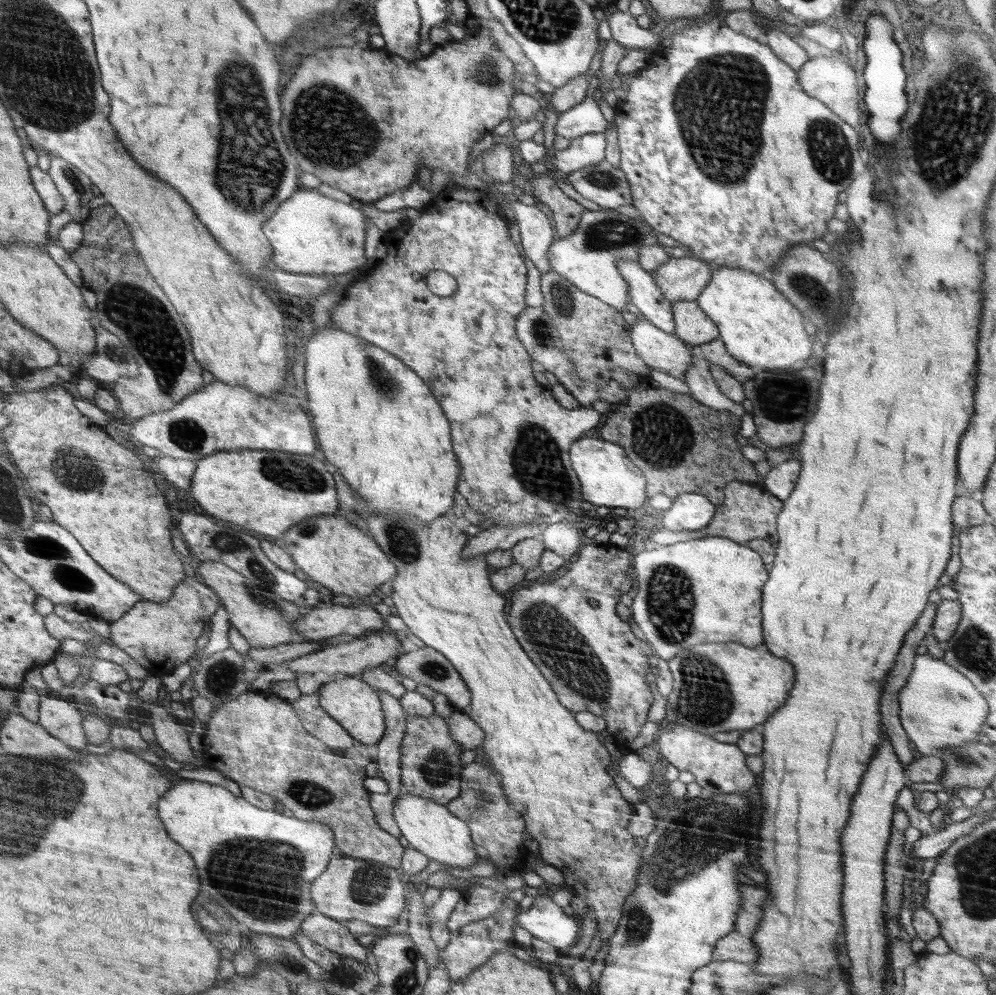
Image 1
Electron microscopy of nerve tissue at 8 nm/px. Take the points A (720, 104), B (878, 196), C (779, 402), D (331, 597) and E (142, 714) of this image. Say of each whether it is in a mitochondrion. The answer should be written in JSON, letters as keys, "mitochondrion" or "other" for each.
{"A":"mitochondrion","B":"other","C":"mitochondrion","D":"other","E":"other"}

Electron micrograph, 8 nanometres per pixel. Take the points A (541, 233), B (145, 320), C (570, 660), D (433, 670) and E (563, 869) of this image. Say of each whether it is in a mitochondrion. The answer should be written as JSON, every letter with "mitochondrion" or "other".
{"A":"other","B":"mitochondrion","C":"mitochondrion","D":"mitochondrion","E":"other"}

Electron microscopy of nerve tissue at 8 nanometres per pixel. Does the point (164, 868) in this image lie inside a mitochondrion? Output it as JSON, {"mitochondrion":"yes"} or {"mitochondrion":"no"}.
{"mitochondrion":"no"}

